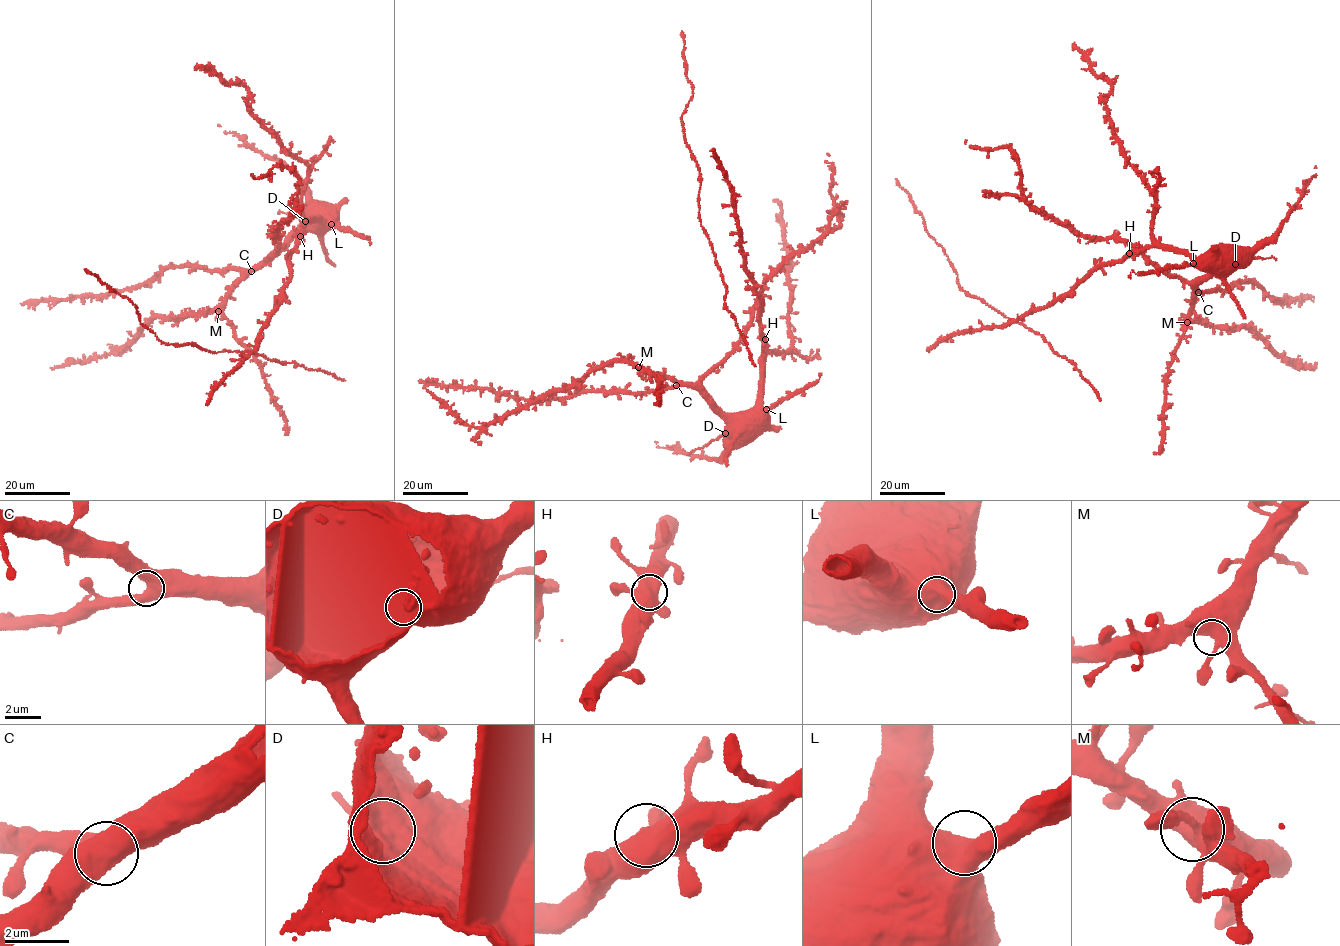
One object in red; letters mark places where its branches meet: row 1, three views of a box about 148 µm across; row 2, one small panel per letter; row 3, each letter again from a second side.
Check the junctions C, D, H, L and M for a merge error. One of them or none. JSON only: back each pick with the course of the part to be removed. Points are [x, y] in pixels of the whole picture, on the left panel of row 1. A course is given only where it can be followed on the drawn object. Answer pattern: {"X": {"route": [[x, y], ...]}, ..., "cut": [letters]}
{"D": {"route": [[305, 221], [290, 212], [277, 213]]}, "cut": ["D"]}

